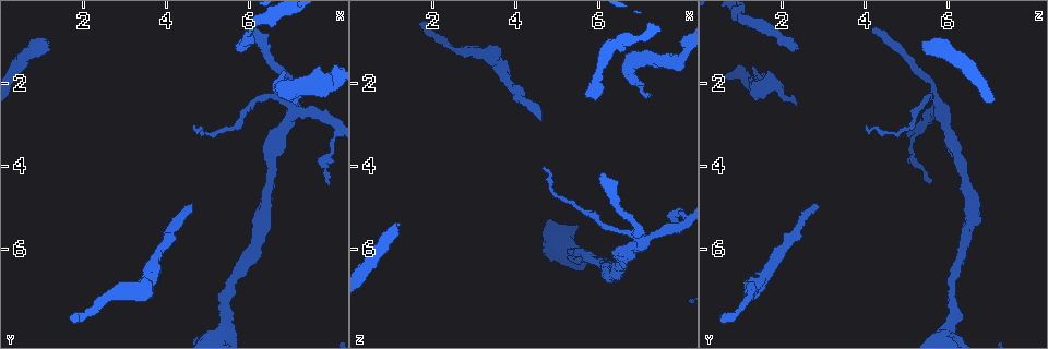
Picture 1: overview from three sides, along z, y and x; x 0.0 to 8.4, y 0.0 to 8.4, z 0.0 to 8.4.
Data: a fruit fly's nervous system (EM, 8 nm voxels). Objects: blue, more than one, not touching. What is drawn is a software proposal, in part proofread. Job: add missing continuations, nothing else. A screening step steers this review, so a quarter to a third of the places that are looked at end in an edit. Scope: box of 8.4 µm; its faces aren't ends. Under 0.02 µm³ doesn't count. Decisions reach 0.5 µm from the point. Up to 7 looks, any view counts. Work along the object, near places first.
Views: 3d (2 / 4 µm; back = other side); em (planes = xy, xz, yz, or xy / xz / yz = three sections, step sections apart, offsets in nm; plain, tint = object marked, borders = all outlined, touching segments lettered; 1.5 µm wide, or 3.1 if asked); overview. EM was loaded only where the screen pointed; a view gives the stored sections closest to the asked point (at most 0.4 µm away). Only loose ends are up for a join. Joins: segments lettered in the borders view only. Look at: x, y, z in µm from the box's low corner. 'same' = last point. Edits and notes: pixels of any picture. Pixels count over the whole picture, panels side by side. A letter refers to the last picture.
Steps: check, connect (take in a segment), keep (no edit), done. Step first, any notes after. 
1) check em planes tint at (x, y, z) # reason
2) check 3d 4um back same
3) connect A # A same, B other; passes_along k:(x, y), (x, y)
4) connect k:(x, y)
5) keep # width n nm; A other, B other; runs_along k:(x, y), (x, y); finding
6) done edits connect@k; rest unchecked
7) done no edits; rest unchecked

check em xz step 4 tint at (7.15, 2.45, 2.40) # an open end

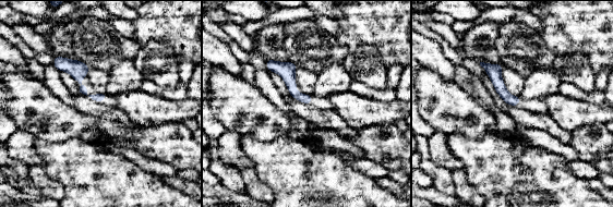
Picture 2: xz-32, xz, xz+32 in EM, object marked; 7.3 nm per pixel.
check em planes borders same

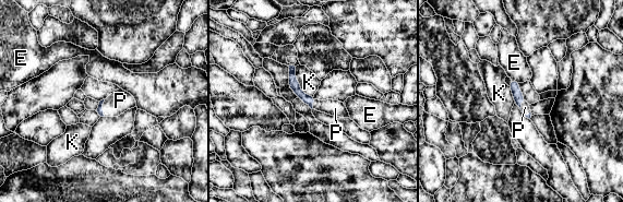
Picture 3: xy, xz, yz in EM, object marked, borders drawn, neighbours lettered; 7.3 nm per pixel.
connect P # E other, K other, P same; the neuron continues

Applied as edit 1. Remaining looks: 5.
check 3d 2um at (6.15, 0.65, 4.20) # free end

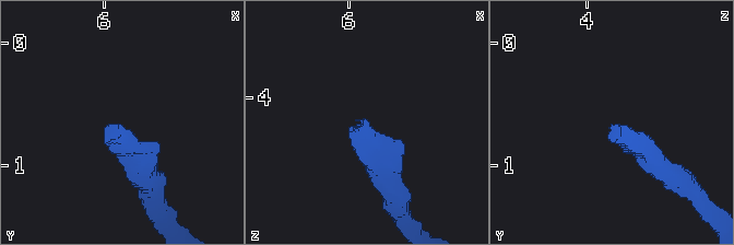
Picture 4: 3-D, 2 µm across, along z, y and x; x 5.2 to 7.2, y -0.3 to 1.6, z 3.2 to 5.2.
check em planes borders at (6.12, 0.68, 4.22) # shape alone is not enough

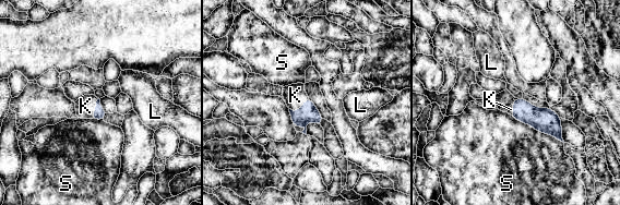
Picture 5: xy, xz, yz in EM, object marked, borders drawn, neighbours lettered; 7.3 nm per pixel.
connect K # K same, L other, S other; passes_along 5:(308, 112), (300, 107), (295, 95); the neuron continues

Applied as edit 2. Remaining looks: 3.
check 3d 4um at (5.75, 1.20, 2.35) # branch stops here

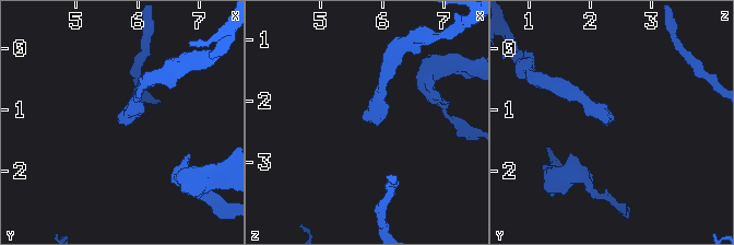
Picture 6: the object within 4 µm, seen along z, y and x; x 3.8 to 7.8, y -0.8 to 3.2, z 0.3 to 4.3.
check em yz step 8 borders at (5.65, 1.20, 2.30)

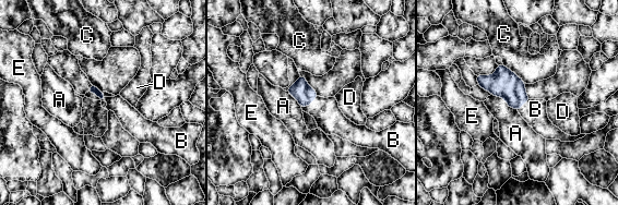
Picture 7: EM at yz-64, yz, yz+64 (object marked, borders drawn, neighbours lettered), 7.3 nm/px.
connect B # A other, B same, C other, D other, E other; the neuron continues

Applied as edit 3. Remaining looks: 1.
done edits connect@3, connect@5, connect@7; rest unchecked

